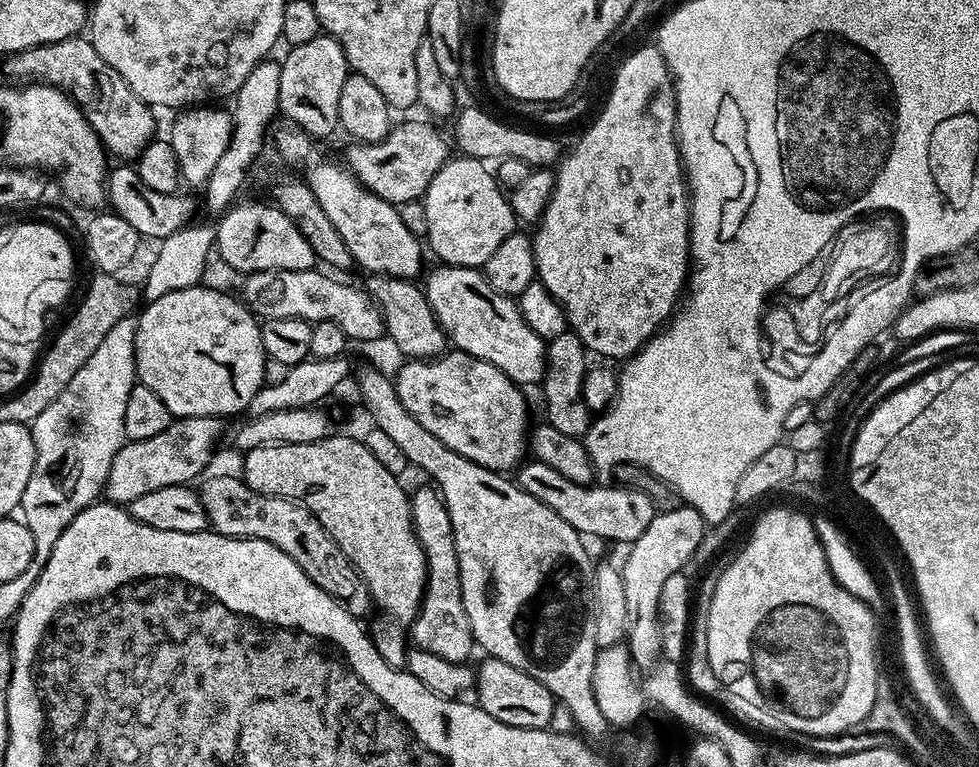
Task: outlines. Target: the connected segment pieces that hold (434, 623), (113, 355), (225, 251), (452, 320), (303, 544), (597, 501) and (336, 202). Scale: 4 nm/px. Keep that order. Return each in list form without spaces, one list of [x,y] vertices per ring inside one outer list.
[[[435,487],[420,488],[411,493],[412,521],[422,550],[426,554],[428,567],[428,586],[424,591],[424,600],[420,604],[420,613],[416,615],[410,629],[410,640],[423,652],[438,654],[446,662],[463,664],[469,658],[474,641],[470,630],[470,618],[466,618],[466,606],[462,602],[462,574],[458,570],[458,550],[454,546],[454,534],[450,526],[450,514],[444,505],[444,499]]]
[[[137,315],[124,316],[119,319],[118,322],[110,328],[110,331],[102,342],[98,344],[98,349],[94,350],[94,354],[87,359],[85,366],[82,366],[80,370],[74,377],[70,380],[66,389],[62,390],[62,394],[58,396],[48,406],[42,414],[38,416],[30,425],[30,431],[32,433],[32,441],[35,446],[35,462],[34,468],[31,470],[30,479],[26,482],[26,489],[23,490],[22,498],[20,499],[20,516],[24,524],[30,530],[30,534],[34,537],[35,554],[34,558],[31,560],[31,564],[43,564],[46,566],[46,562],[50,560],[50,554],[53,553],[54,546],[58,542],[58,538],[61,537],[62,530],[66,528],[74,520],[74,518],[81,512],[81,510],[86,509],[92,503],[95,503],[99,496],[103,493],[103,488],[106,478],[109,476],[110,464],[114,460],[114,456],[121,449],[121,447],[126,442],[125,434],[125,414],[126,414],[126,403],[130,396],[130,390],[133,389],[136,379],[136,334],[137,334],[137,322],[139,317]]]
[[[233,203],[215,225],[215,249],[234,270],[247,274],[266,270],[313,270],[317,267],[318,261],[310,242],[280,208],[271,203],[240,203]]]
[[[441,263],[436,267],[440,268],[434,269],[433,272],[429,274],[428,281],[423,281],[422,287],[426,294],[426,298],[430,302],[430,306],[434,310],[434,314],[438,318],[438,322],[442,326],[445,337],[447,337],[451,343],[453,340],[453,342],[456,343],[453,345],[455,345],[459,351],[470,354],[474,358],[482,358],[486,362],[498,366],[498,370],[502,370],[502,374],[509,376],[516,384],[521,386],[527,386],[527,384],[539,385],[544,378],[544,354],[546,351],[546,342],[538,334],[534,334],[534,330],[530,330],[530,326],[526,326],[526,318],[522,318],[519,303],[511,296],[498,294],[498,290],[494,290],[494,286],[490,286],[490,282],[486,282],[486,278],[480,268],[463,268],[462,266],[454,266],[453,264],[445,263]]]
[[[239,475],[212,476],[204,485],[199,485],[198,491],[211,531],[218,532],[222,536],[233,536],[235,540],[270,542],[274,546],[278,546],[278,550],[282,550],[282,554],[294,558],[294,562],[298,562],[298,566],[304,571],[306,578],[310,578],[310,582],[314,582],[323,592],[335,598],[351,616],[364,618],[368,611],[373,611],[372,595],[366,582],[356,571],[356,567],[348,561],[346,554],[342,554],[338,542],[334,542],[334,538],[330,538],[330,534],[324,529],[322,522],[318,522],[318,518],[309,508],[305,508],[303,504],[295,500],[287,500],[285,496],[262,494],[251,488],[249,484],[245,484]]]
[[[533,459],[531,463],[525,463],[519,469],[520,488],[526,490],[526,494],[538,498],[538,502],[550,506],[554,514],[566,518],[566,522],[570,522],[570,526],[574,526],[576,531],[585,537],[601,536],[604,540],[631,542],[637,540],[642,530],[646,530],[646,526],[650,526],[650,522],[656,517],[657,505],[652,505],[651,498],[636,488],[585,486],[578,482],[570,482],[570,478],[562,478],[558,470],[550,470],[550,466],[540,460]]]
[[[284,126],[276,136],[276,148],[280,151],[281,161],[289,160],[284,162],[289,165],[305,164],[308,167],[306,179],[310,190],[314,190],[314,198],[318,198],[330,222],[334,222],[338,234],[342,234],[342,242],[346,242],[353,261],[357,265],[361,264],[368,274],[416,280],[420,272],[421,241],[410,232],[399,216],[399,207],[364,188],[343,163],[324,160],[316,144],[313,137],[295,126]]]

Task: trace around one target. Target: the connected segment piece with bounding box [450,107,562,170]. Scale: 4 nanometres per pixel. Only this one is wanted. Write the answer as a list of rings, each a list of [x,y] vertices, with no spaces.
[[[461,107],[459,109],[459,111],[457,111],[455,113],[454,119],[451,121],[451,123],[453,122],[453,124],[452,124],[452,134],[450,133],[451,139],[454,141],[454,144],[455,144],[454,139],[456,139],[456,144],[457,144],[458,147],[460,147],[459,151],[461,153],[463,153],[463,155],[471,156],[472,159],[474,159],[474,160],[482,160],[482,161],[485,161],[485,162],[488,162],[488,161],[495,162],[495,161],[498,161],[498,160],[505,160],[506,158],[522,158],[522,162],[526,162],[527,164],[532,165],[533,169],[536,169],[536,170],[547,169],[549,166],[555,165],[557,163],[557,161],[559,161],[561,159],[562,148],[561,148],[561,152],[560,152],[560,148],[559,148],[558,145],[556,145],[556,140],[555,140],[554,137],[552,137],[552,136],[543,136],[543,134],[540,133],[540,132],[527,132],[526,129],[524,129],[524,128],[515,128],[515,126],[512,125],[512,124],[503,124],[502,121],[495,120],[495,118],[492,117],[490,113],[483,112],[483,110],[480,109],[480,108],[464,108],[464,109],[463,108],[464,107]]]

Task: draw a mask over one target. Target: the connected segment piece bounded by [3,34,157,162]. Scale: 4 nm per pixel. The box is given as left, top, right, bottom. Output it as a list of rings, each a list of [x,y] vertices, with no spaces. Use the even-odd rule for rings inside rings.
[[[77,34],[57,44],[43,44],[17,52],[3,61],[4,72],[13,76],[8,78],[16,82],[43,82],[70,93],[84,111],[90,126],[100,135],[105,149],[113,157],[121,156],[121,161],[135,161],[157,135],[156,116],[152,113],[155,111],[146,101],[138,98],[122,74],[118,74],[118,70],[114,70],[114,66],[110,66],[98,50],[94,50],[91,39],[84,37],[83,40],[82,37]]]

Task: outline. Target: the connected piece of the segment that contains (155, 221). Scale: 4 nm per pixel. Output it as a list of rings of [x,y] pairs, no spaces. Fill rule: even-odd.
[[[120,164],[109,171],[108,183],[106,185],[106,196],[113,211],[120,217],[124,217],[134,230],[138,230],[143,239],[154,239],[161,242],[168,236],[185,228],[195,219],[196,204],[183,192],[172,194],[161,194],[158,190],[151,190],[141,180],[135,167],[128,164]]]

